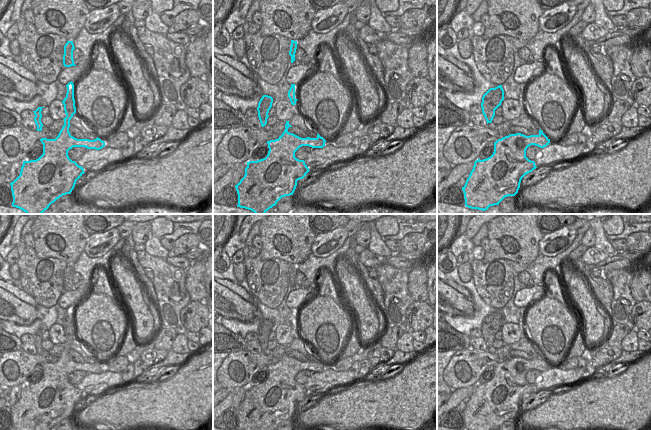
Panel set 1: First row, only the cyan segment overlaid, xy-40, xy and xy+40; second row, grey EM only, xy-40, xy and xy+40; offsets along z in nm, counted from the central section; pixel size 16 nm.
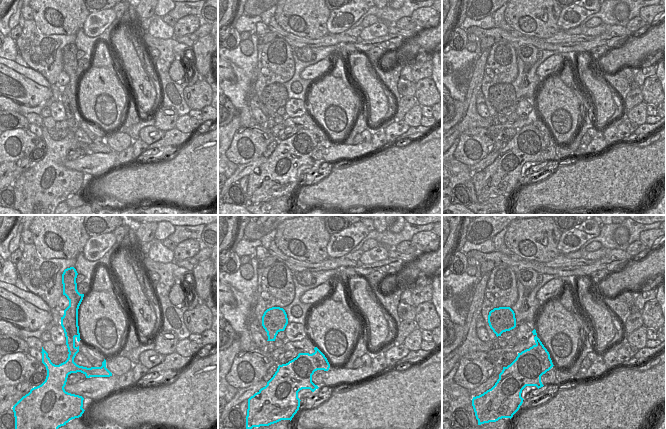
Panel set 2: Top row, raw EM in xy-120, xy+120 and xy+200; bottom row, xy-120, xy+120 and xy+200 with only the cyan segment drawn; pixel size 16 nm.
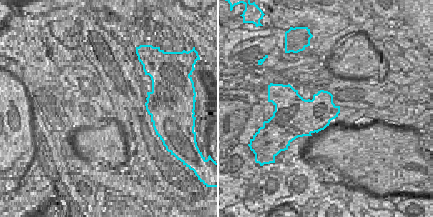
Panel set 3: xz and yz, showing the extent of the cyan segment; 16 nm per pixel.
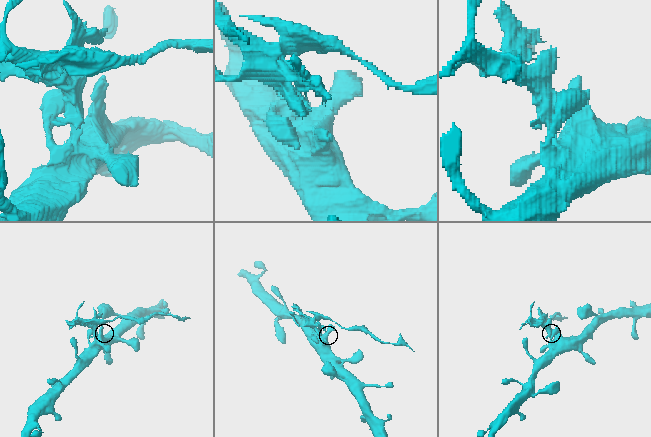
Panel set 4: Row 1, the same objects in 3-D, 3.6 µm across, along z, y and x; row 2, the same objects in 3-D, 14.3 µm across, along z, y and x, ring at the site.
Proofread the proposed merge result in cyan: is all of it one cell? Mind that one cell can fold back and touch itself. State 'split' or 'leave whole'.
split

